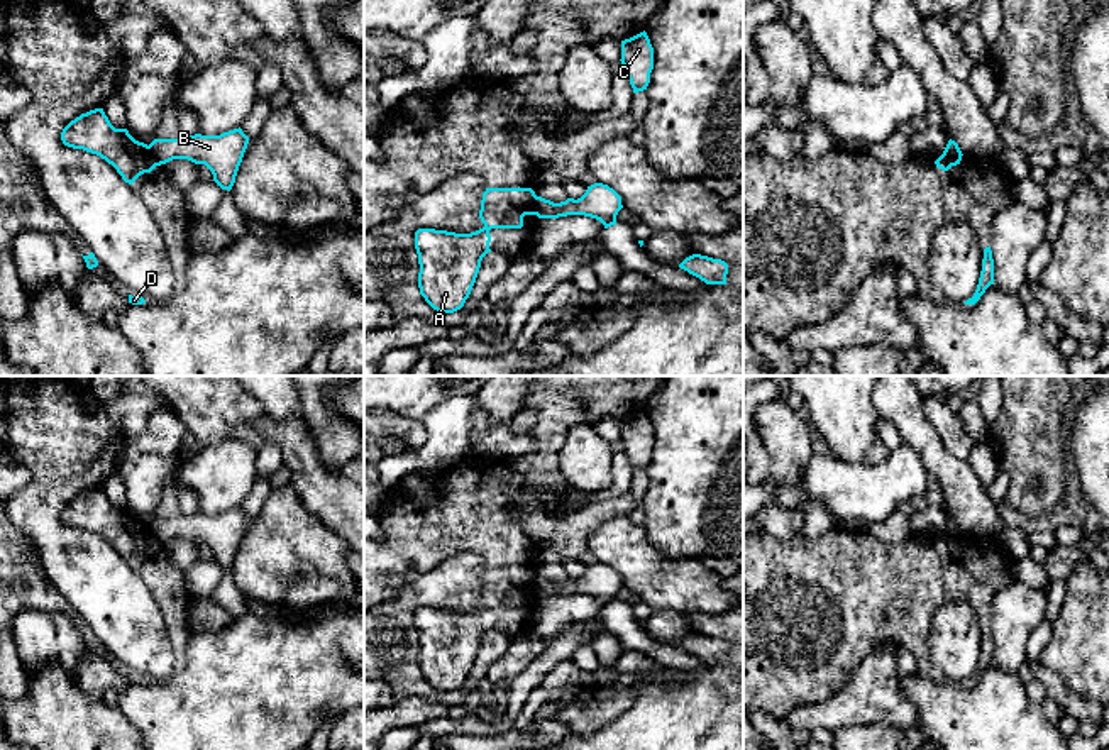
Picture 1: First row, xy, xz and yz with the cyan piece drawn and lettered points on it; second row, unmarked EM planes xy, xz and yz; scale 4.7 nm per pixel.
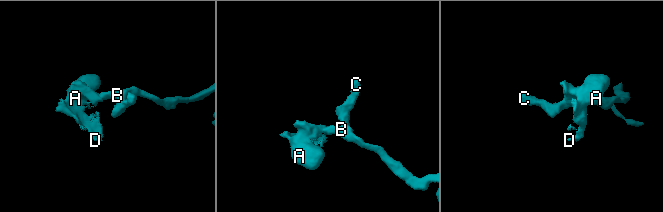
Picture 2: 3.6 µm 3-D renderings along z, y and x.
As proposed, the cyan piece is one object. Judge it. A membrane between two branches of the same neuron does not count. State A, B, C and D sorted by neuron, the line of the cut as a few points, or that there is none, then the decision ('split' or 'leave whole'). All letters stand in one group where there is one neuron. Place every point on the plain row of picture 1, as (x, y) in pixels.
A D / B C | yz (942, 534), (960, 535) | split

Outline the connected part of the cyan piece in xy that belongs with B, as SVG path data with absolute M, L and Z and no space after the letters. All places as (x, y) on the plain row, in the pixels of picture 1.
M234 508L220 515L179 515L178 518L154 518L149 530L159 543L173 538L188 538L195 543L205 543L213 560L222 569L232 569L249 516L242 508Z

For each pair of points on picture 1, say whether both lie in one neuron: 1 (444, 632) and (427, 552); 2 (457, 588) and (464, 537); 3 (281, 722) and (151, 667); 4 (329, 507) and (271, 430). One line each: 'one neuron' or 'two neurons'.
1: one neuron
2: two neurons
3: two neurons
4: one neuron

